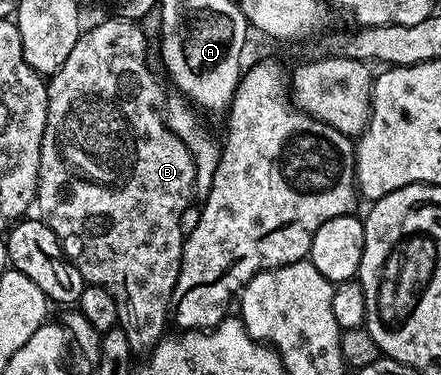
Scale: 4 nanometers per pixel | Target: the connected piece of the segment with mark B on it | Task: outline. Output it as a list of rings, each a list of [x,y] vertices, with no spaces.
[[[115,17],[106,19],[95,25],[91,31],[83,30],[78,36],[76,45],[72,45],[72,53],[68,53],[68,61],[60,65],[56,74],[49,76],[46,88],[46,124],[42,138],[42,152],[40,153],[40,169],[38,170],[38,194],[36,196],[36,215],[42,222],[56,233],[64,253],[80,269],[82,278],[87,284],[102,287],[112,293],[112,301],[116,301],[118,326],[121,327],[124,337],[128,337],[128,345],[135,356],[146,357],[153,351],[157,343],[161,343],[167,334],[168,314],[172,289],[176,285],[176,277],[180,273],[182,264],[182,245],[184,242],[184,227],[182,231],[182,214],[190,203],[190,195],[194,189],[194,158],[190,151],[180,141],[180,137],[170,127],[169,122],[162,120],[162,110],[166,107],[166,91],[160,80],[154,76],[152,68],[146,64],[146,35],[141,31],[139,24],[133,19]]]

